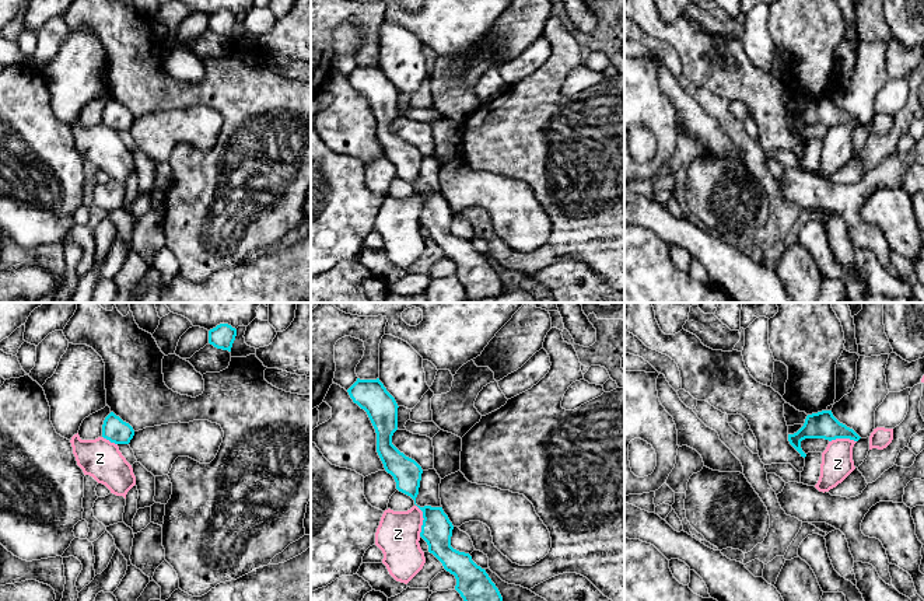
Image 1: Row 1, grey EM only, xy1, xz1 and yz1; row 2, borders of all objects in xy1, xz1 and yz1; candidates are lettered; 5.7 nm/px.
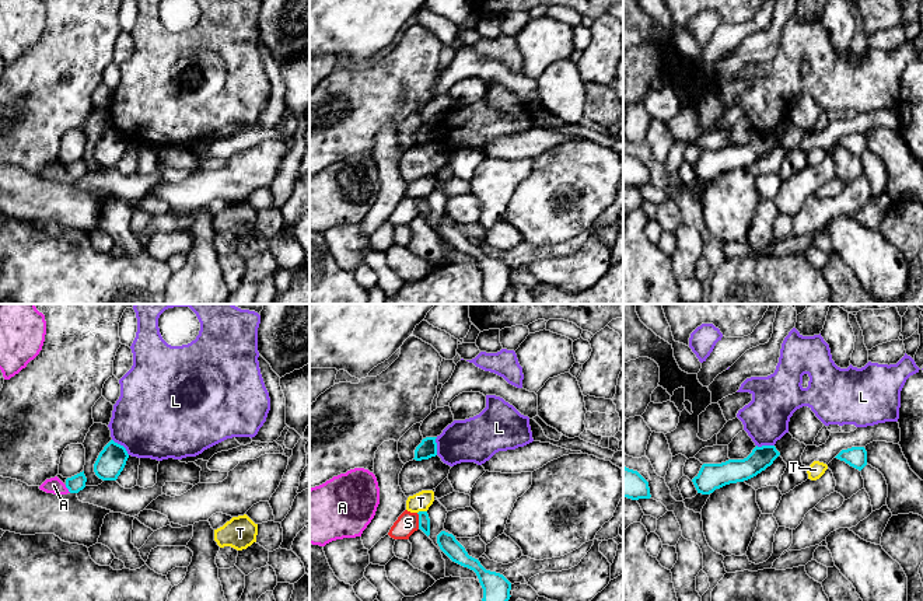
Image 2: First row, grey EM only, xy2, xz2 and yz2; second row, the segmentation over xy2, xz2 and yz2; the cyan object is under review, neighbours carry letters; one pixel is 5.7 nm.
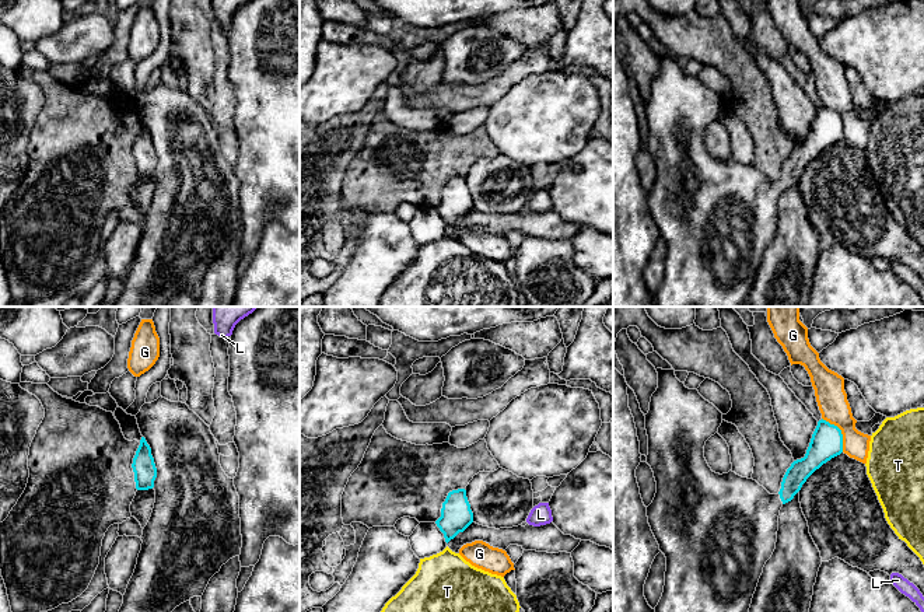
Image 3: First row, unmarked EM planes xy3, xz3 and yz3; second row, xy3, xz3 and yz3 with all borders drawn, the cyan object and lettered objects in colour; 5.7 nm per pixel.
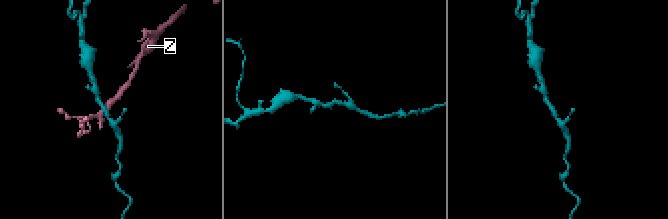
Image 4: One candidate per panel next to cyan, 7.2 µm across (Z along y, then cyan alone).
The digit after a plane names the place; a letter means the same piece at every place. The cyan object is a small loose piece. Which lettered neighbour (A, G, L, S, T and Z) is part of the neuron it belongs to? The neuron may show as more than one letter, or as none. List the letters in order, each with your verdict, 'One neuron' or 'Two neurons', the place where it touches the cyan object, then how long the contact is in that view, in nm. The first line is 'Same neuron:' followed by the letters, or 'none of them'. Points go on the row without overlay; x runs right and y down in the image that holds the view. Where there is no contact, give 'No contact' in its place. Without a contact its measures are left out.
Same neuron: none of them
A: Two neurons. Touches cyan at xy2 (67, 174). Shared border 60 nm
G: Two neurons. Touches cyan at yz3 (840, 118). Shared border 240 nm
L: Two neurons. Touches cyan at xy2 (122, 132). Shared border 140 nm
S: Two neurons. Touches cyan at xz2 (419, 208). Shared border 100 nm
T: Two neurons. Touches cyan at xz2 (422, 198). Shared border 60 nm
Z: Two neurons. Touches cyan at xz1 (423, 206). Shared border 190 nm

